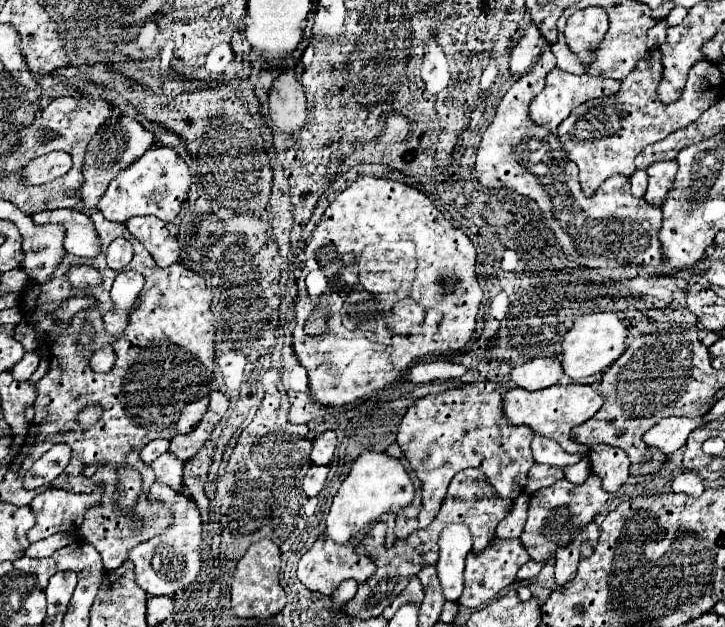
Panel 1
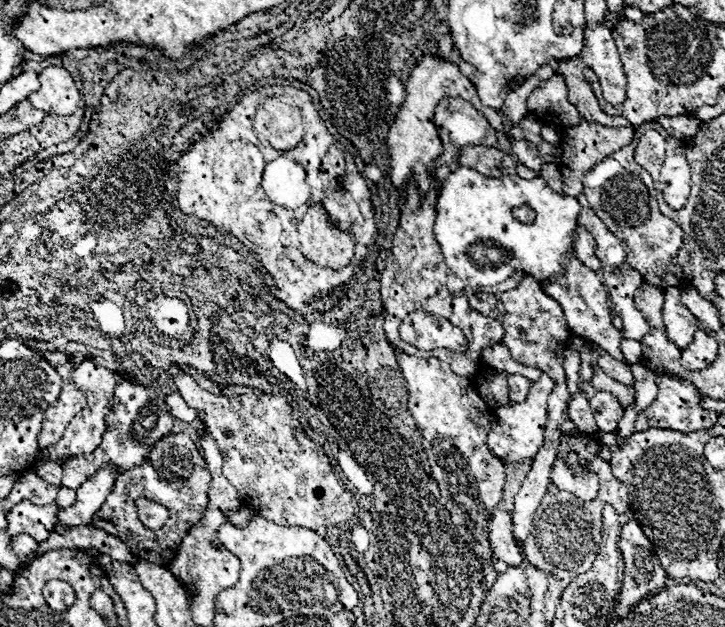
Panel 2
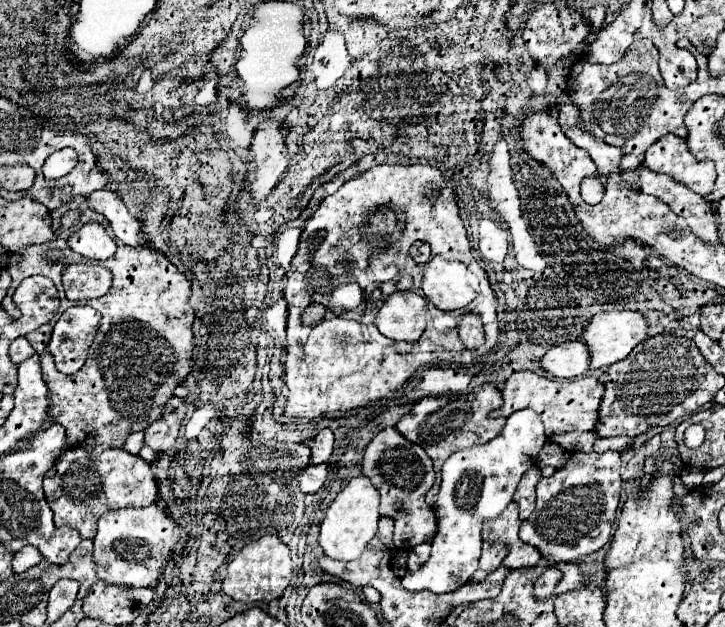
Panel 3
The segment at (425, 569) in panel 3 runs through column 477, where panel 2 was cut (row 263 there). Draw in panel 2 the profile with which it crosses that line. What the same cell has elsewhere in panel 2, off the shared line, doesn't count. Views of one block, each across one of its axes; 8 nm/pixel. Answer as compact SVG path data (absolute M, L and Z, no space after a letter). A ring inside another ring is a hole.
M462 166L444 180L434 236L446 266L472 288L492 286L492 280L506 280L518 270L542 284L566 270L568 252L576 256L572 232L576 230L578 214L578 200L550 190L540 176L532 180L516 174L490 178ZM522 204L528 204L536 212L534 224L522 224L512 216L512 206Z

